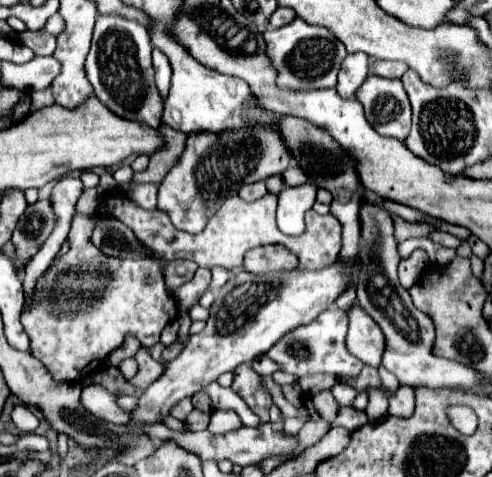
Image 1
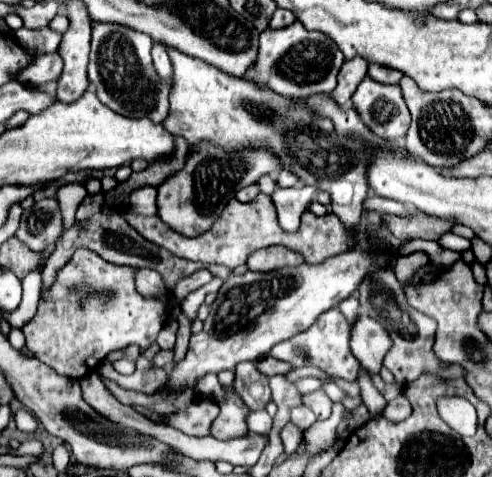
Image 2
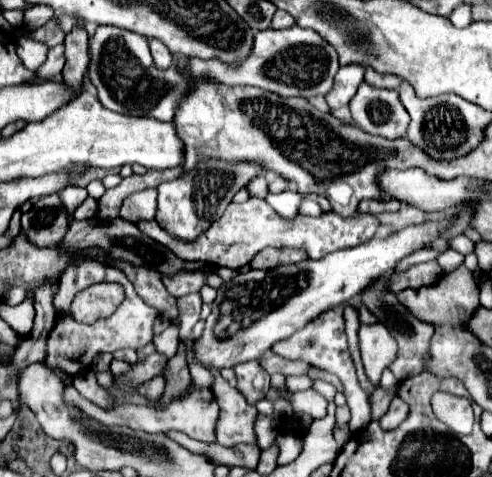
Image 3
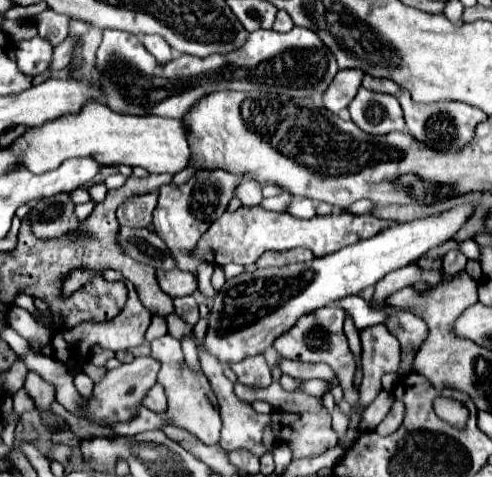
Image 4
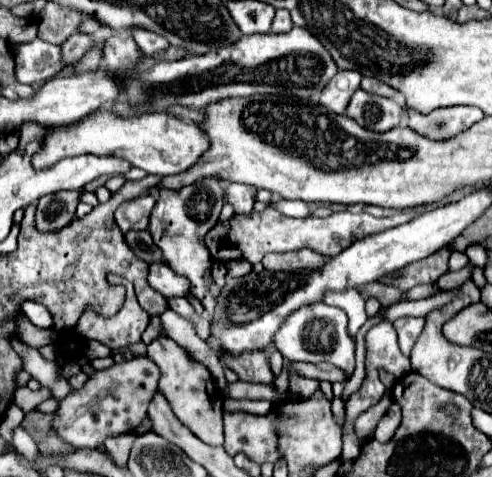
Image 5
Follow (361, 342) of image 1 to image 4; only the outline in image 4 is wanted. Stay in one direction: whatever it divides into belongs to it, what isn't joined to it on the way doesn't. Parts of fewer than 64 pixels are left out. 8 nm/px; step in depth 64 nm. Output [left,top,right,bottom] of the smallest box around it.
[360,324,400,406]

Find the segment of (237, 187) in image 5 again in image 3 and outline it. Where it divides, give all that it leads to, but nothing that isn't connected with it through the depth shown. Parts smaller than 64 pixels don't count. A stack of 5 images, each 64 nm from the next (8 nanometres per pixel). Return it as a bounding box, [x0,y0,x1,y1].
[248,176,268,198]

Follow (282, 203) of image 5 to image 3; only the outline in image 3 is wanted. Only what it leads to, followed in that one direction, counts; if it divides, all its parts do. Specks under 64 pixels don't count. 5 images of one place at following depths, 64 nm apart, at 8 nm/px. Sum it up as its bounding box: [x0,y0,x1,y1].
[300,196,322,216]

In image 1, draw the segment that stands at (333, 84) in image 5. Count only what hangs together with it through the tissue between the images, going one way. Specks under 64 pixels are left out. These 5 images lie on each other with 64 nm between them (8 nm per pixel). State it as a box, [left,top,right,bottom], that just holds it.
[336,52,368,98]

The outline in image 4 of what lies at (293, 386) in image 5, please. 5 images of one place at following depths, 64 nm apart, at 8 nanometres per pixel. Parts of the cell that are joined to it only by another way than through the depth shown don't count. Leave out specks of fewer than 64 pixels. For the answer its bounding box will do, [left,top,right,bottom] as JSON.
[302,378,332,396]

